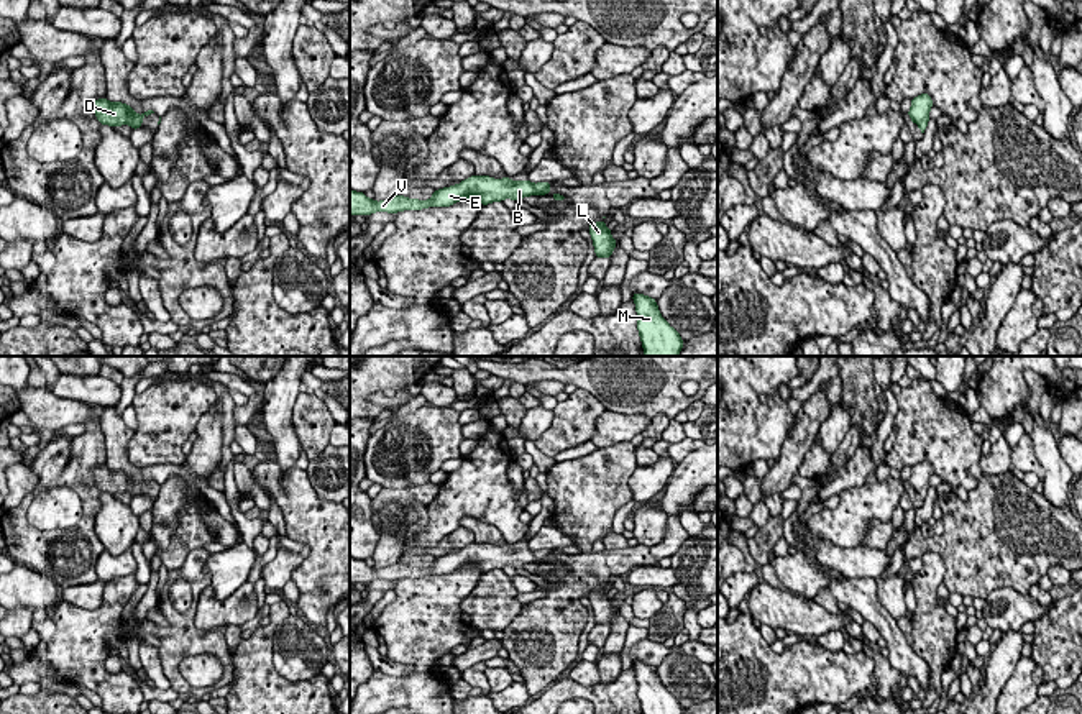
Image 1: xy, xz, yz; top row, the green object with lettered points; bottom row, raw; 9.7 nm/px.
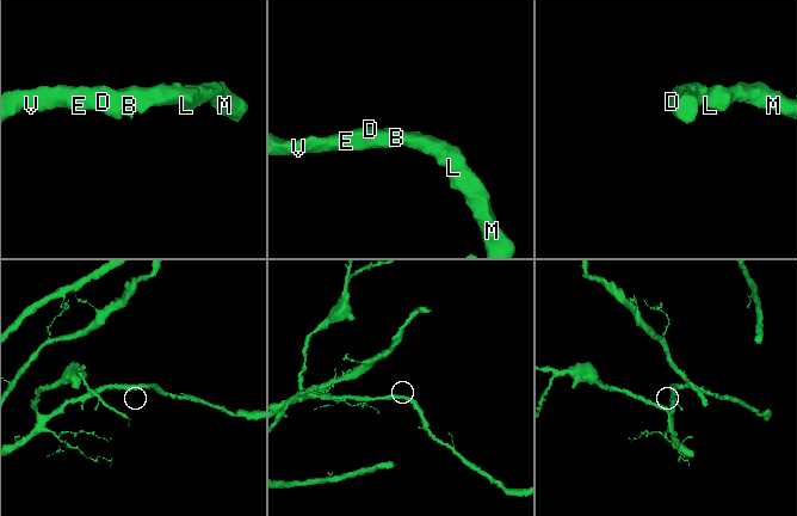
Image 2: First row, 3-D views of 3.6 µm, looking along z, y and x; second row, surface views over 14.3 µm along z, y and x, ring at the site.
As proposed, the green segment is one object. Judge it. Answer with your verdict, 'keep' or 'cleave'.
keep

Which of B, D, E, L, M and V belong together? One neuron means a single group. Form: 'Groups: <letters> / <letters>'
Groups: B D E L M V

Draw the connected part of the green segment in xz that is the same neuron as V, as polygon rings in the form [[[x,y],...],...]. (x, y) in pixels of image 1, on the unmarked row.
[[[471,543],[456,553],[433,558],[429,568],[407,566],[396,563],[381,570],[368,566],[364,560],[355,560],[350,556],[350,583],[371,583],[374,579],[402,579],[402,578],[422,578],[427,574],[450,574],[461,566],[475,565],[481,573],[491,570],[501,570],[504,566],[519,568],[529,563],[550,561],[553,568],[563,568],[562,561],[550,560],[552,550],[532,552],[527,548],[511,548],[511,545],[493,547],[489,543]]]

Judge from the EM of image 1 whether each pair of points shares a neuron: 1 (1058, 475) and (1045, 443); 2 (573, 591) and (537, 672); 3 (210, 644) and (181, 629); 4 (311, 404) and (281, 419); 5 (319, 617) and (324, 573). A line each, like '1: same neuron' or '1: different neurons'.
1: same neuron
2: same neuron
3: same neuron
4: different neurons
5: same neuron

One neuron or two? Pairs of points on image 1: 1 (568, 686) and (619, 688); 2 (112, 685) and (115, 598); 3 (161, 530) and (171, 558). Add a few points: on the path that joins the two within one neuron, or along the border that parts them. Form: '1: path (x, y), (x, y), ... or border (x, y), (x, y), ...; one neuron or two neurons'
1: path (582, 691), (606, 695); one neuron
2: path (94, 663), (94, 629), (104, 619); one neuron
3: border (181, 509), (171, 540), (163, 549), (156, 547); two neurons

